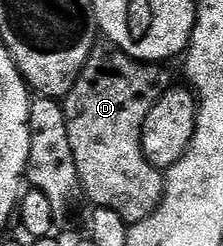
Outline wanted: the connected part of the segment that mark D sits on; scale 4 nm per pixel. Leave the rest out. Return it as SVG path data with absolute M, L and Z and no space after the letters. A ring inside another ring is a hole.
M105 45L105 48L103 47L94 50L93 56L86 61L80 77L73 83L71 93L66 95L63 100L65 120L67 121L67 141L71 141L71 153L75 153L75 169L81 178L81 191L83 195L90 199L94 208L106 207L111 209L112 212L119 213L119 217L125 223L132 225L143 221L147 217L151 217L151 213L155 213L155 209L161 204L161 198L165 196L165 176L158 168L149 164L149 159L145 156L145 150L141 144L141 130L147 121L147 113L151 113L151 109L155 104L165 96L166 91L170 90L171 83L169 83L168 73L164 71L166 68L162 64L143 63L140 59L132 59L126 51L118 51L109 45Z

